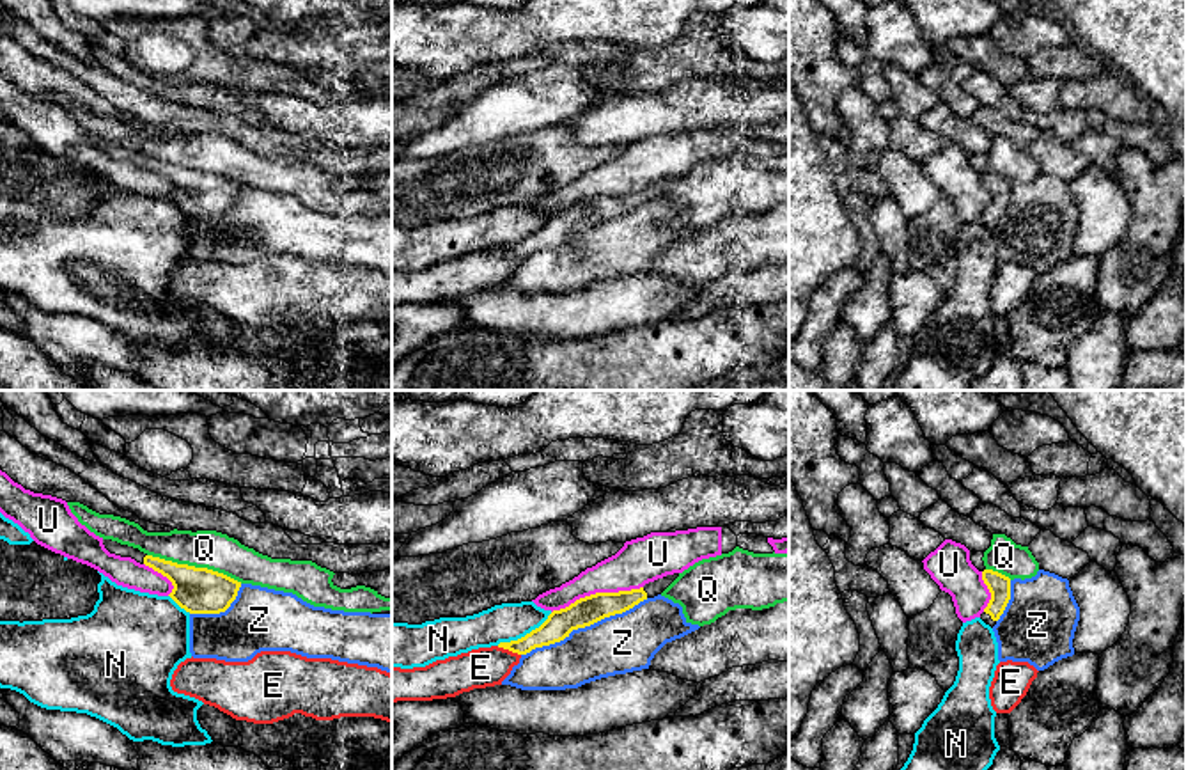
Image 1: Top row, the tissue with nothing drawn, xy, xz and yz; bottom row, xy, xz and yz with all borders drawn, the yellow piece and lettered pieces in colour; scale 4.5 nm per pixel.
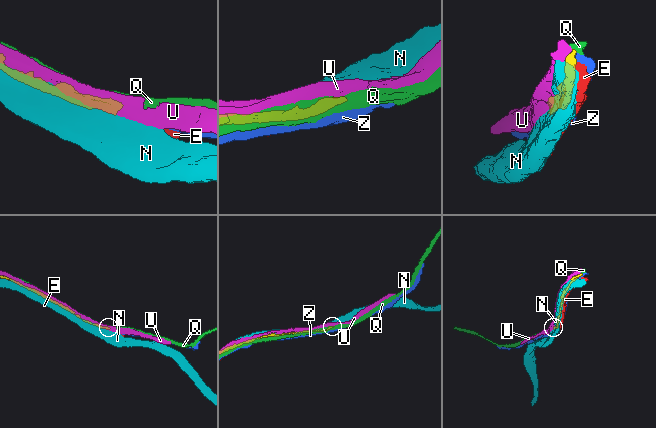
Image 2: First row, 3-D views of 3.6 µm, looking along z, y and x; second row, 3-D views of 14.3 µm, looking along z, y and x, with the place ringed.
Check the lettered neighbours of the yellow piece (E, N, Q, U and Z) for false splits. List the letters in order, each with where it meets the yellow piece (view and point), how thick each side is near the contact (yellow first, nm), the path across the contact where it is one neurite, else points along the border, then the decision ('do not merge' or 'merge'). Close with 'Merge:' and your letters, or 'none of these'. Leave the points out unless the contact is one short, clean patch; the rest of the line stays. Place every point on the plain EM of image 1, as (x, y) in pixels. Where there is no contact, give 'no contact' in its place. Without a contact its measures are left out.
E: xz (509, 252) | 120/180 nm | do not merge
N: xz (525, 238) | 120/180 nm | do not merge
Q: xy (194, 169) | 200/180 nm | do not merge
U: xz (596, 196) | 130/200 nm | do not merge
Z: xz (584, 229) | 130/260 nm | do not merge
Merge: none of these

